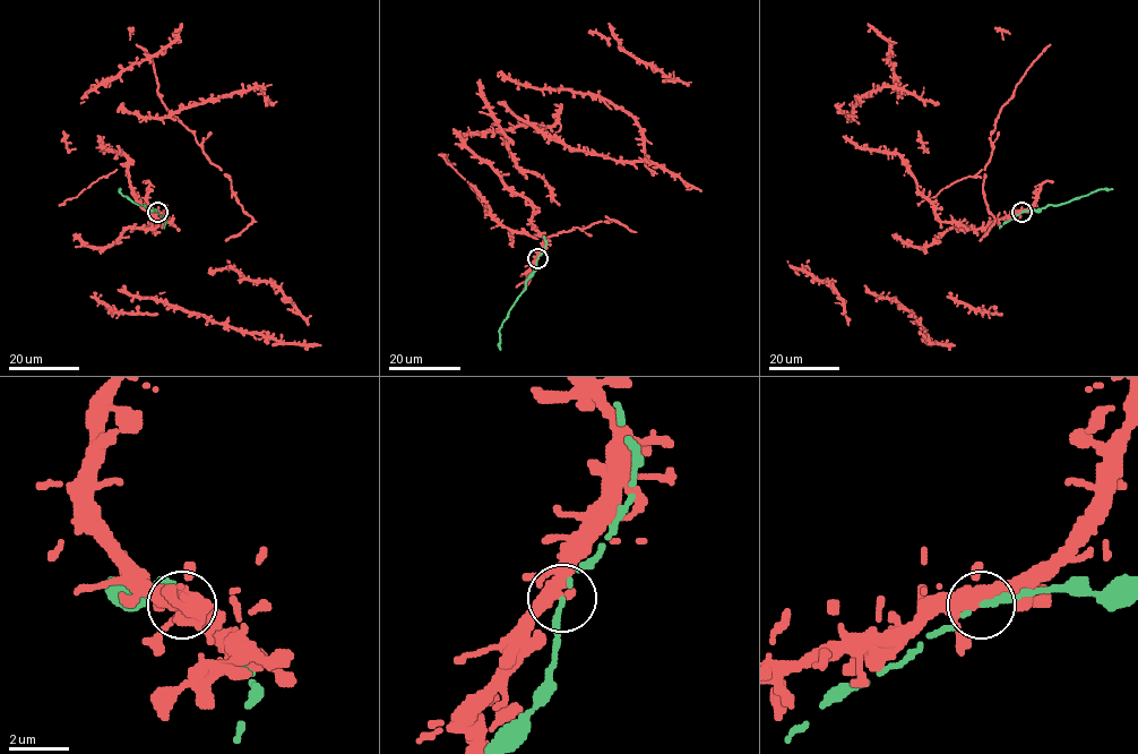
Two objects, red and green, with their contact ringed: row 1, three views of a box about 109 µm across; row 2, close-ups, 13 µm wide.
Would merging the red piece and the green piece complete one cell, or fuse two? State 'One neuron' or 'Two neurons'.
One neuron

